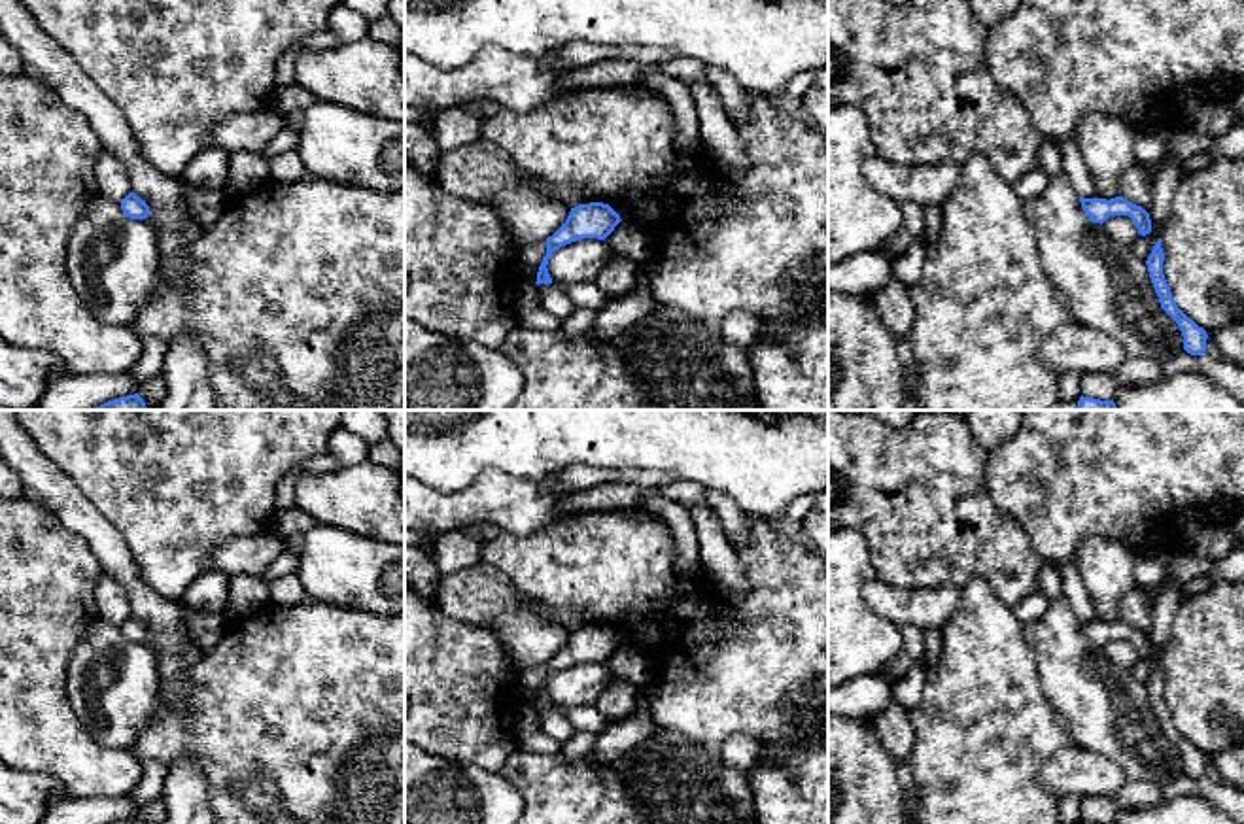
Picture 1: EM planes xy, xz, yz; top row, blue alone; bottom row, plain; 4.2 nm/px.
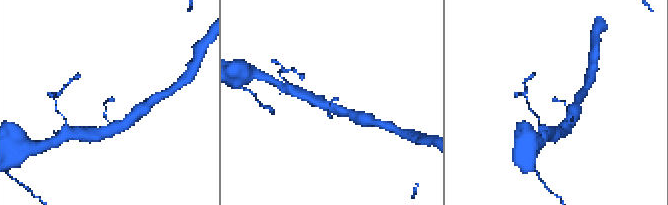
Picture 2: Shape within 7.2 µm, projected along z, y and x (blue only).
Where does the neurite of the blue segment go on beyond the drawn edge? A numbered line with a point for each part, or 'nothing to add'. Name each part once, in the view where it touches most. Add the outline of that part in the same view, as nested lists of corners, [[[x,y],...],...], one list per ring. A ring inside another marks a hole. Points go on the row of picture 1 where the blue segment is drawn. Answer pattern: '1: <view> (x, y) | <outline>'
nothing to add

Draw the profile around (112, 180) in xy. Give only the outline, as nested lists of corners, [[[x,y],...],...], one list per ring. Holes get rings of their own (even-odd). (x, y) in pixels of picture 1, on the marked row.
[[[102,151],[98,155],[95,176],[100,197],[121,202],[130,193],[127,168],[113,153]]]

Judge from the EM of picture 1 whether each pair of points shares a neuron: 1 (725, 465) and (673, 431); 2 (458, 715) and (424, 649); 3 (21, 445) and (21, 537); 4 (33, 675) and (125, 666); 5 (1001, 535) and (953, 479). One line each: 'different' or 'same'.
1: same
2: same
3: different
4: different
5: same

